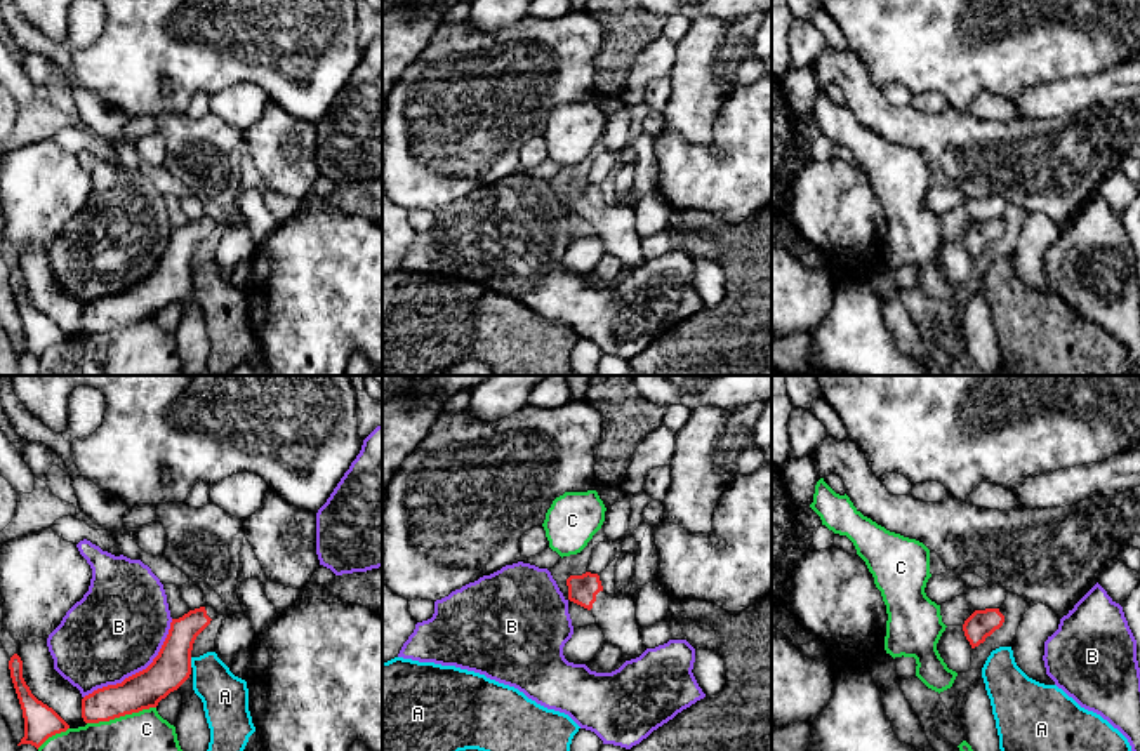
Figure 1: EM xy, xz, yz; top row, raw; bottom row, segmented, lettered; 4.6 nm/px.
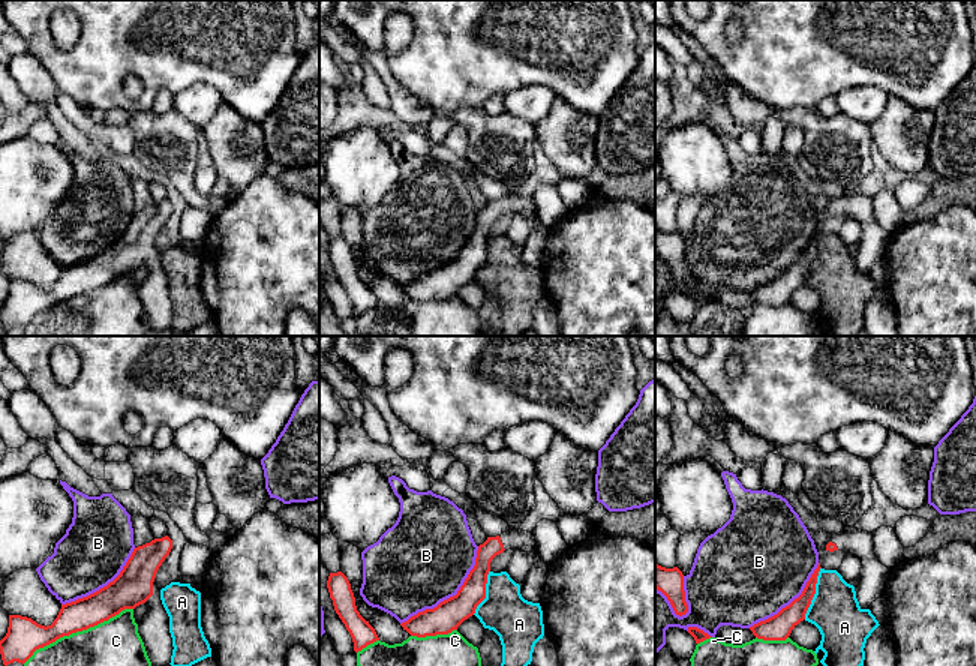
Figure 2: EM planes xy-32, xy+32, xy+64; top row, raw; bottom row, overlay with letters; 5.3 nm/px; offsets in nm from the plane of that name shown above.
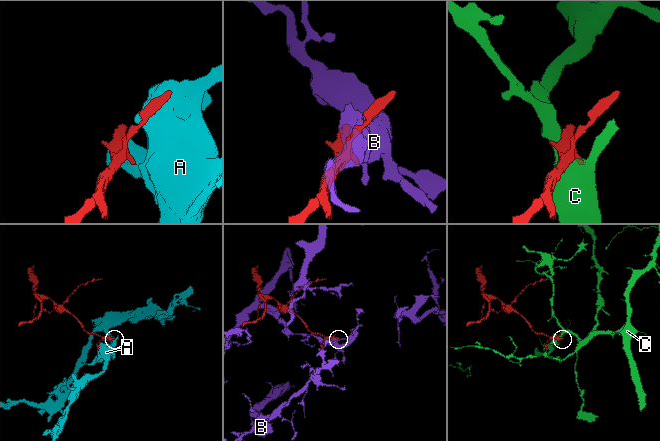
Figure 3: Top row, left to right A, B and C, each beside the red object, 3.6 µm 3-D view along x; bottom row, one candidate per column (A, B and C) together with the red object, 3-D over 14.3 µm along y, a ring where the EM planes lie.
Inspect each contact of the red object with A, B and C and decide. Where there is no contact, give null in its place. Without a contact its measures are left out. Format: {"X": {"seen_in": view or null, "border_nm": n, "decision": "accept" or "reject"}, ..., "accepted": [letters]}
{"A": {"seen_in": "xy", "border_nm": 50, "decision": "reject"}, "B": {"seen_in": "xy", "border_nm": 550, "decision": "reject"}, "C": {"seen_in": "xy", "border_nm": 340, "decision": "reject"}, "accepted": []}

